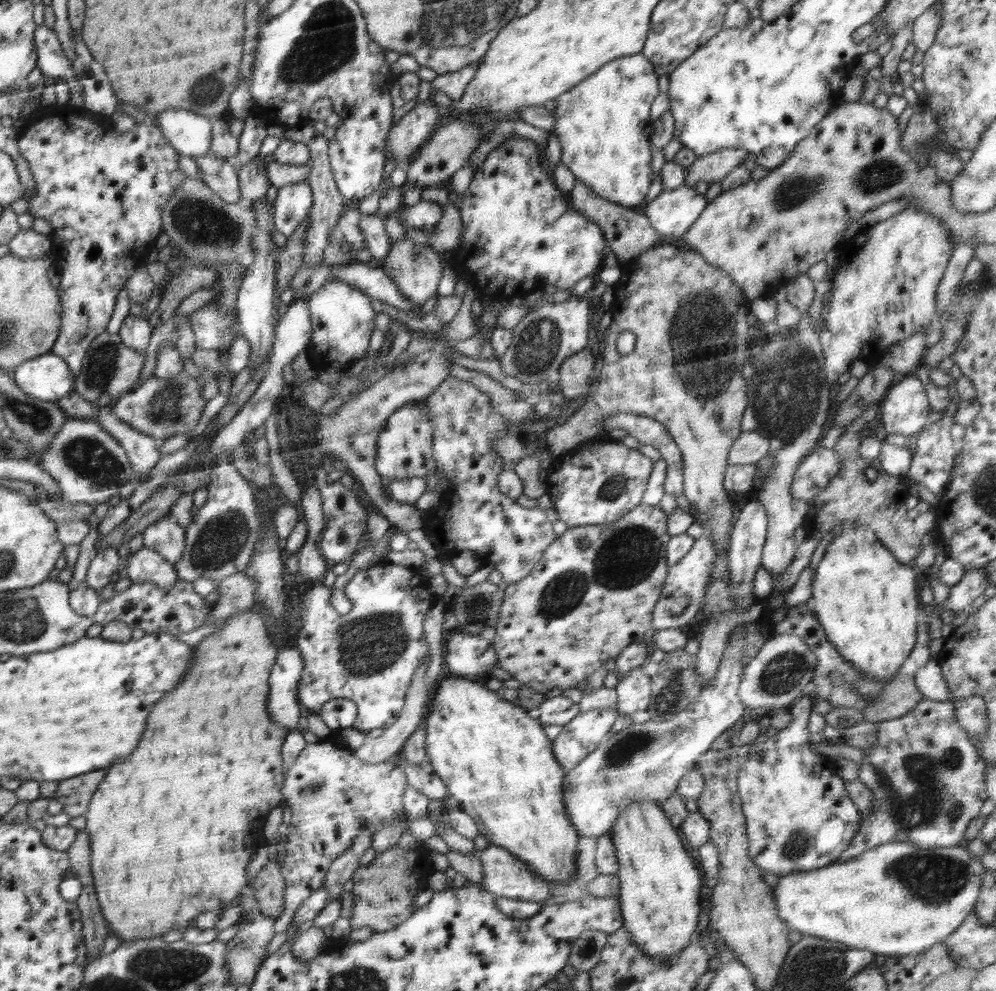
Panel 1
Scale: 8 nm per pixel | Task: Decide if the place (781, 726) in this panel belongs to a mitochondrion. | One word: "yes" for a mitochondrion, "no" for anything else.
no

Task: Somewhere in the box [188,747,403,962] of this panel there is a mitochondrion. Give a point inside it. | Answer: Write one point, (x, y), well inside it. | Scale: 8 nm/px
(314, 789)

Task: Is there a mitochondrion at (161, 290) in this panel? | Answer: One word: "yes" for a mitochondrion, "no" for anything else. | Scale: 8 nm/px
no

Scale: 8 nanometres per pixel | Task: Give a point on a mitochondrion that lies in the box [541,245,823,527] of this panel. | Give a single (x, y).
(706, 350)

